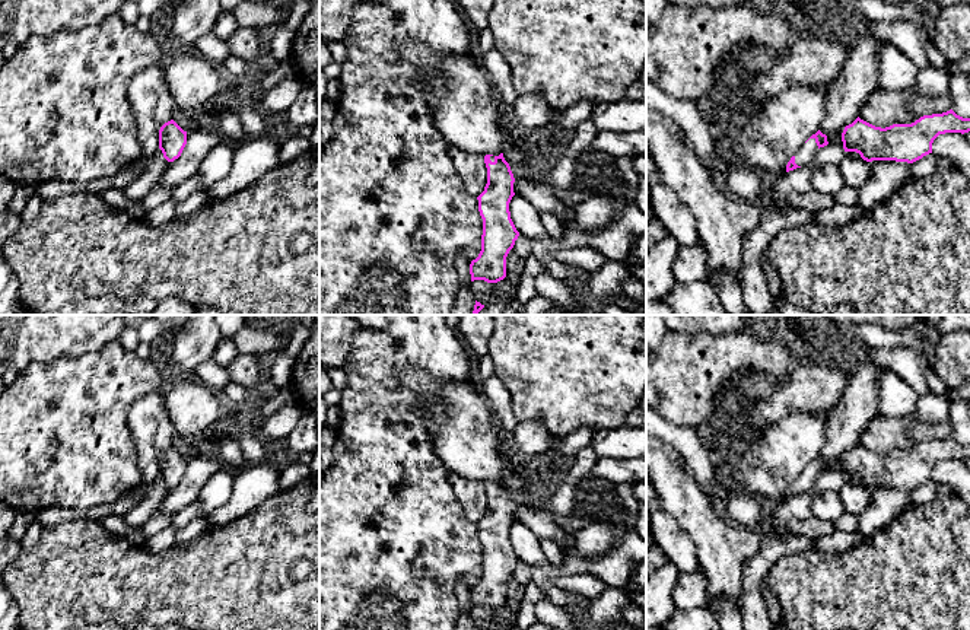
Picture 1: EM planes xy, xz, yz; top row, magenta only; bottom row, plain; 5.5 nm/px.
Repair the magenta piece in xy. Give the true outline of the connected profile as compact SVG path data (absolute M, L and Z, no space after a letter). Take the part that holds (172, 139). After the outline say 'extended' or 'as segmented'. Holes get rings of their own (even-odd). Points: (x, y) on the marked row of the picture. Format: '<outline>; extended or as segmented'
M174 120L165 122L159 130L159 149L168 162L178 159L187 144L187 131Z; as segmented

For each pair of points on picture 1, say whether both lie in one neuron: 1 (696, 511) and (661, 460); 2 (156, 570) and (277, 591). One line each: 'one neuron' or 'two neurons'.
1: one neuron
2: one neuron

